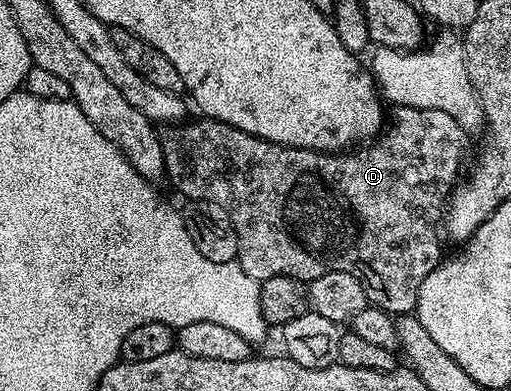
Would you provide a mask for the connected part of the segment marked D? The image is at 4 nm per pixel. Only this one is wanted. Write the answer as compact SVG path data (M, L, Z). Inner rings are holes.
M398 106L395 113L397 113L397 119L389 127L386 125L377 137L366 145L369 146L366 150L353 148L348 152L322 152L304 150L298 146L275 144L254 134L243 132L226 122L216 122L214 118L204 116L198 117L198 122L186 120L180 124L170 125L166 129L169 131L161 134L167 182L170 182L185 197L185 200L210 202L223 208L223 212L227 212L239 240L236 261L243 268L243 272L247 272L247 276L254 278L258 284L266 282L271 276L291 276L308 284L319 276L327 276L327 272L351 272L351 276L355 276L364 284L366 299L372 305L385 310L391 316L412 315L417 309L417 297L423 280L427 280L429 273L443 261L443 253L441 254L443 234L439 227L442 225L443 211L453 192L453 187L462 177L461 165L465 162L465 149L469 146L467 140L469 138L466 131L445 112L439 112L433 108Z

